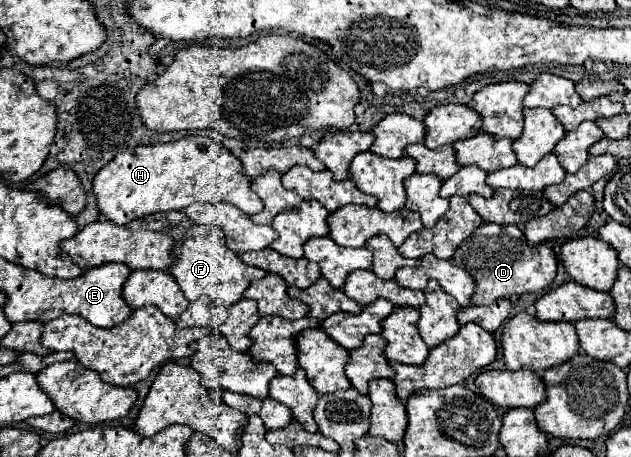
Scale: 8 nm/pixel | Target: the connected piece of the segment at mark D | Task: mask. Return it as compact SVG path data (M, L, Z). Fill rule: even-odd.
M482 224L472 236L468 236L456 248L452 256L454 264L464 268L476 282L472 304L492 304L498 298L510 298L514 294L540 292L550 286L556 276L556 256L548 244L530 246L518 226Z

